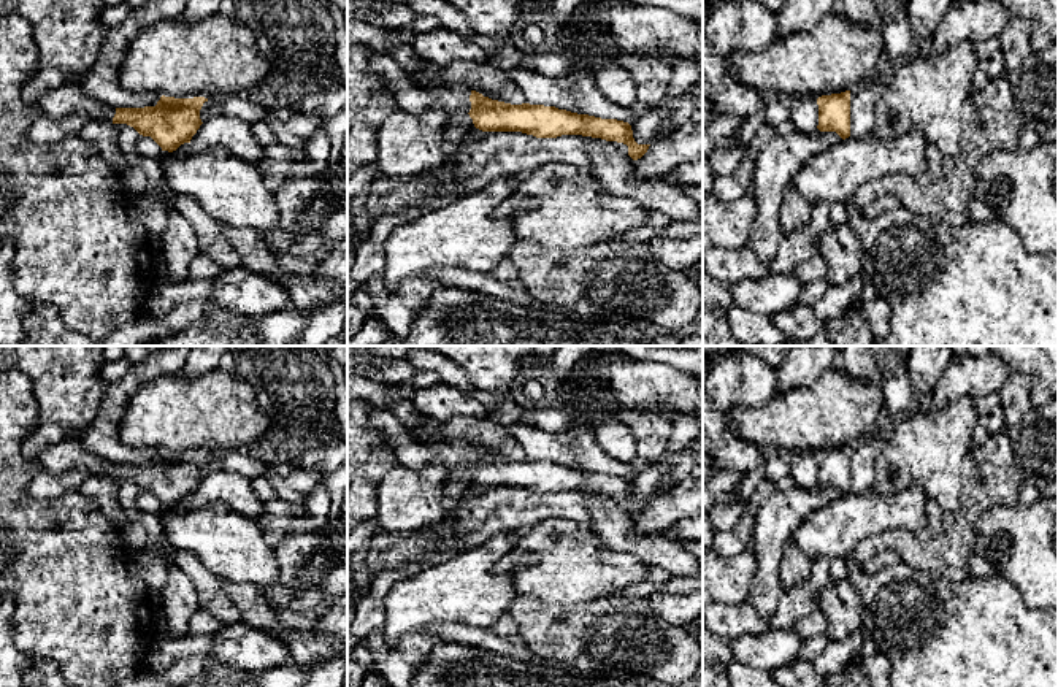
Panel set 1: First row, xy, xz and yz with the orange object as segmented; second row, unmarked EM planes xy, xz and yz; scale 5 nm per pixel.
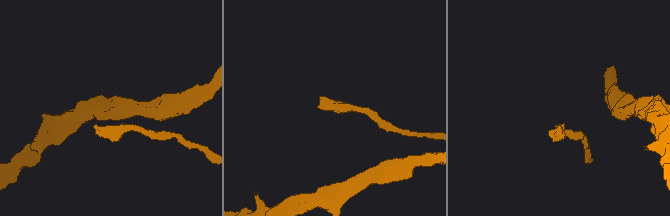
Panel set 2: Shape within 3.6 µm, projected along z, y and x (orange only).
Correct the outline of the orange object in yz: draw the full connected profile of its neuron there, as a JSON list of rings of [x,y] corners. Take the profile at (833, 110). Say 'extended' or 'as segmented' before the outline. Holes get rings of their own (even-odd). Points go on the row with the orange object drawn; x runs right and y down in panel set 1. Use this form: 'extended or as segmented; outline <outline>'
as segmented; outline [[[850,90],[817,98],[820,132],[836,132],[842,140],[850,136]]]

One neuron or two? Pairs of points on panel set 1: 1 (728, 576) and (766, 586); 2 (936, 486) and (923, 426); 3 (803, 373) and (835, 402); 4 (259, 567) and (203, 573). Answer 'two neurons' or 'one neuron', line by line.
1: two neurons
2: one neuron
3: two neurons
4: two neurons

